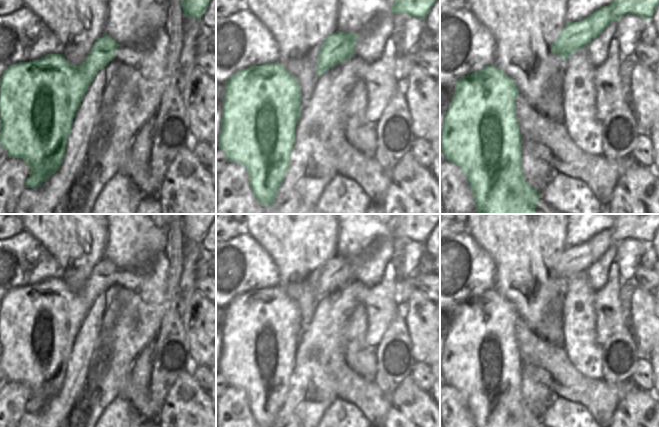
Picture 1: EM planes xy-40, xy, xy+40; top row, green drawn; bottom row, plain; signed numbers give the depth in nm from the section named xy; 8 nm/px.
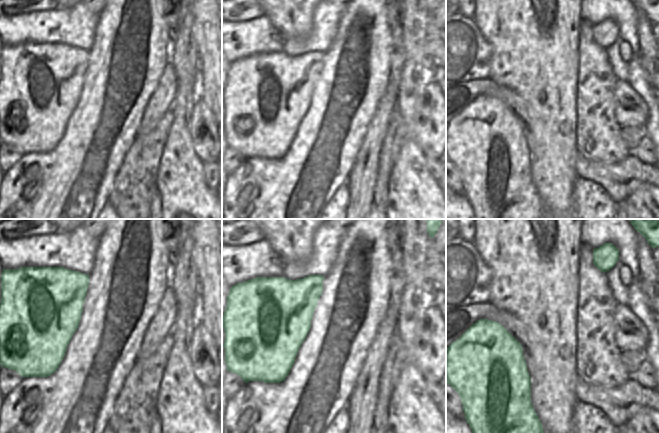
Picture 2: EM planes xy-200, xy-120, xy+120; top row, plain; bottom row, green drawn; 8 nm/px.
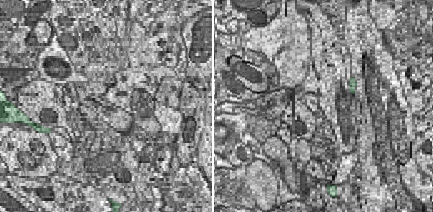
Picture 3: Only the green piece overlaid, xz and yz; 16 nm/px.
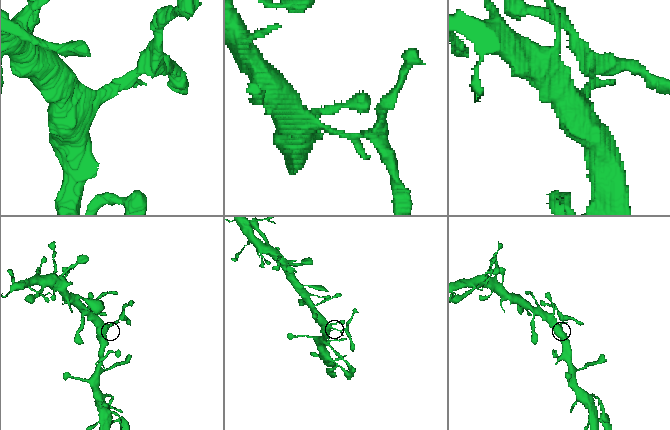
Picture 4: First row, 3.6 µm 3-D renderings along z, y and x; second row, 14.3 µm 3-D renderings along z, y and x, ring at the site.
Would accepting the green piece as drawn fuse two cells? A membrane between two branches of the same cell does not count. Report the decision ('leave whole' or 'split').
split

